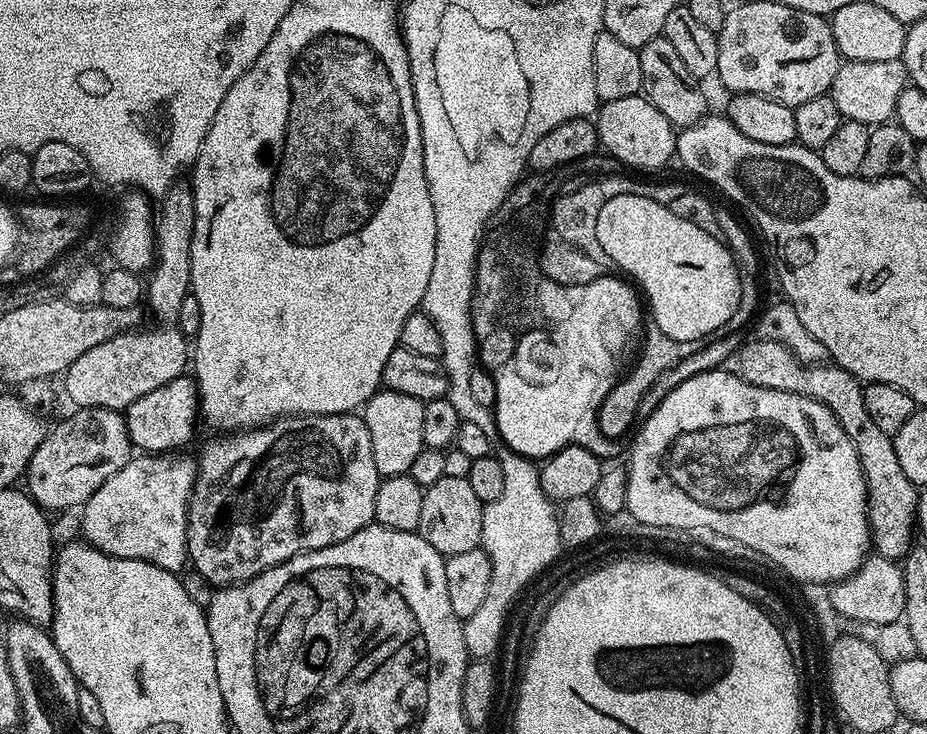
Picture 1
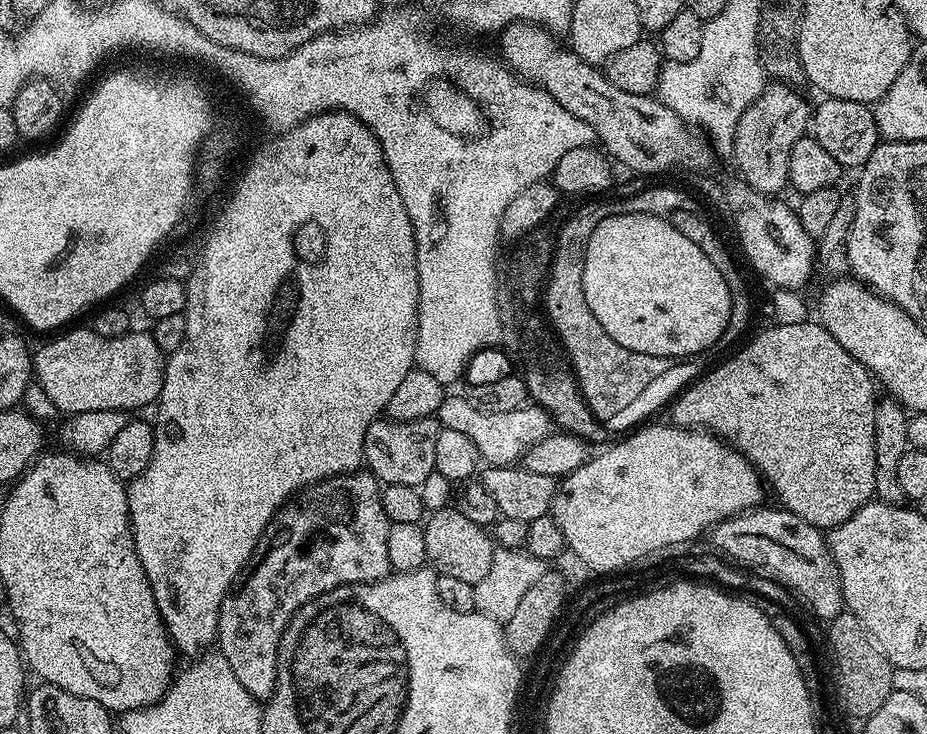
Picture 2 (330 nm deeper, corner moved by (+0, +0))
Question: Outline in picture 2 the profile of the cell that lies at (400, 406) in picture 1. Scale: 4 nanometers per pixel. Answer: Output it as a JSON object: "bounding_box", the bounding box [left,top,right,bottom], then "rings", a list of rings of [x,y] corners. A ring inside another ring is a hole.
{"bounding_box":[363,416,441,488],"rings":[[[431,416],[421,420],[389,420],[378,418],[366,430],[363,463],[381,485],[419,488],[436,470],[434,449],[438,443],[441,425]]]}

